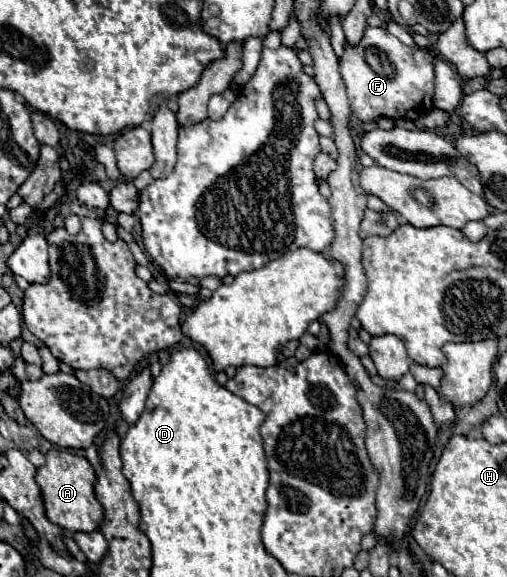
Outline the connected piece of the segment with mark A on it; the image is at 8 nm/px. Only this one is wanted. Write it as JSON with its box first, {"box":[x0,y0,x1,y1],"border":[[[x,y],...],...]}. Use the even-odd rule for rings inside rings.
{"box":[36,449,104,531],"border":[[[50,449],[46,453],[46,465],[36,471],[36,483],[42,489],[46,517],[66,531],[98,531],[104,521],[104,509],[94,497],[96,475],[92,465],[84,457],[76,457],[68,451]]]}

